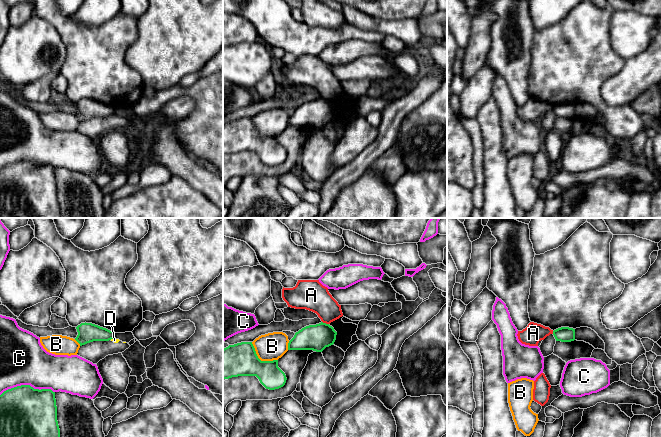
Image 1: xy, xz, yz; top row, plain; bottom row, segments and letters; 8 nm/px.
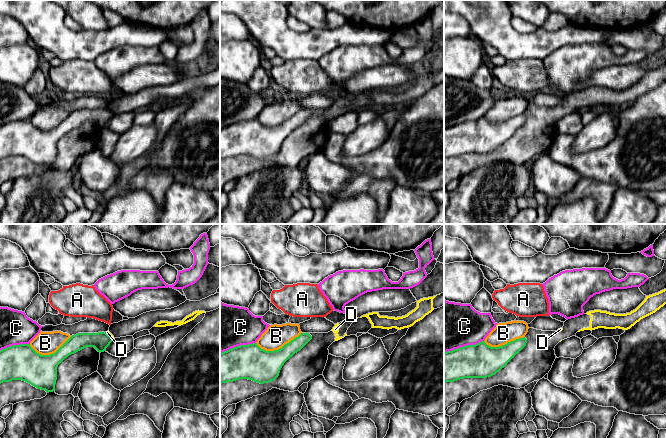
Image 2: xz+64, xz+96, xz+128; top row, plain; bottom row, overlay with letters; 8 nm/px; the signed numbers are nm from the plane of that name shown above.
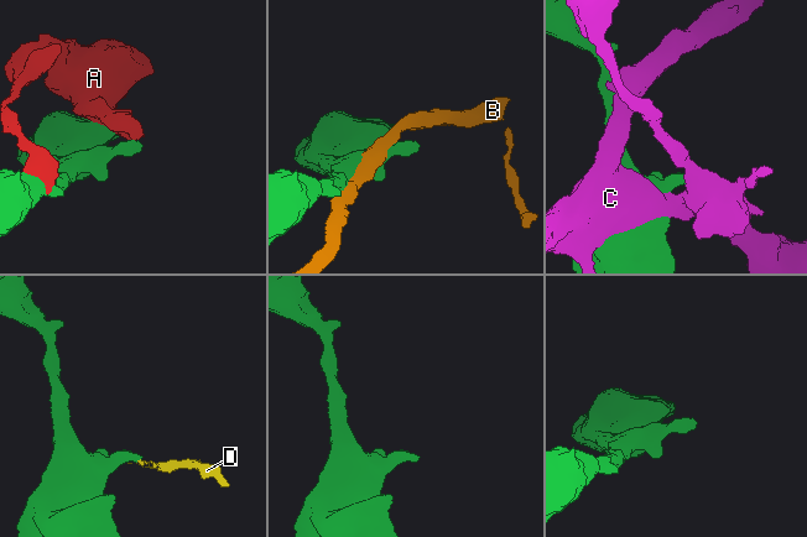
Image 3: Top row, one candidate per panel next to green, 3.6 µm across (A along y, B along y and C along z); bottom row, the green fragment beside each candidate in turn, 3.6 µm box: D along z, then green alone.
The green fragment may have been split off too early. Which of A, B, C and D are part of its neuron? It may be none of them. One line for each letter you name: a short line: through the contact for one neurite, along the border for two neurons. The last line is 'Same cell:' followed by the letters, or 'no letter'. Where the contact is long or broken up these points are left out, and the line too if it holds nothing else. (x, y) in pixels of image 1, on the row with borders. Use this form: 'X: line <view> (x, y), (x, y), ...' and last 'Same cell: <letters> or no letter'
Same cell: no letter

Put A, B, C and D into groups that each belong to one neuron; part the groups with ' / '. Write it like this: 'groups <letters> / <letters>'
groups A / B / C / D

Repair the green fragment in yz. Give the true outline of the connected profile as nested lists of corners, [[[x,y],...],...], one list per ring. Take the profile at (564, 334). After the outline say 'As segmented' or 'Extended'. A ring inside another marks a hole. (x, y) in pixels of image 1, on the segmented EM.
[[[561,327],[553,331],[556,341],[571,342],[575,340],[575,329]]]. As segmented

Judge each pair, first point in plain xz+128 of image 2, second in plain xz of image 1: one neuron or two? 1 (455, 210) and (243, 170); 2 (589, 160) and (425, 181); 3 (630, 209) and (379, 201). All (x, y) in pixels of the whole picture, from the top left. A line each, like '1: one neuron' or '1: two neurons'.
1: two neurons
2: two neurons
3: two neurons

